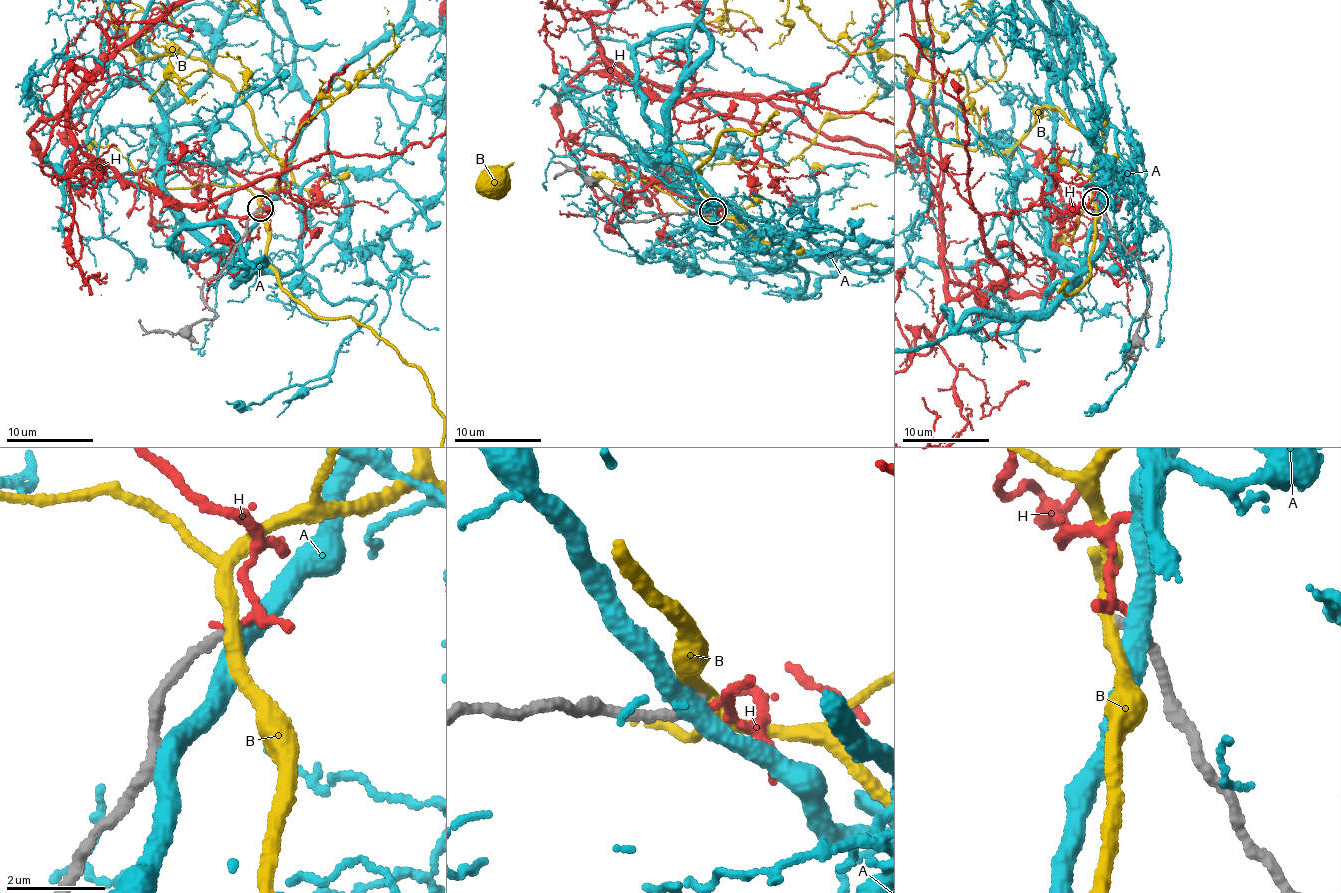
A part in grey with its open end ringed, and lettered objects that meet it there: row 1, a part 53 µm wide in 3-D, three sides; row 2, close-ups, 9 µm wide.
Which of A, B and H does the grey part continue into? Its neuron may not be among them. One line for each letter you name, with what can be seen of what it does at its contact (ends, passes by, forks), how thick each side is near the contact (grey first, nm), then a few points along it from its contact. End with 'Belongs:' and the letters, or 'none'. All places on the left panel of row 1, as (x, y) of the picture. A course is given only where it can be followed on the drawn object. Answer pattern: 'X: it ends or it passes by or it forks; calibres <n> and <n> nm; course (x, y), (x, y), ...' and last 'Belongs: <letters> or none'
Belongs: none

